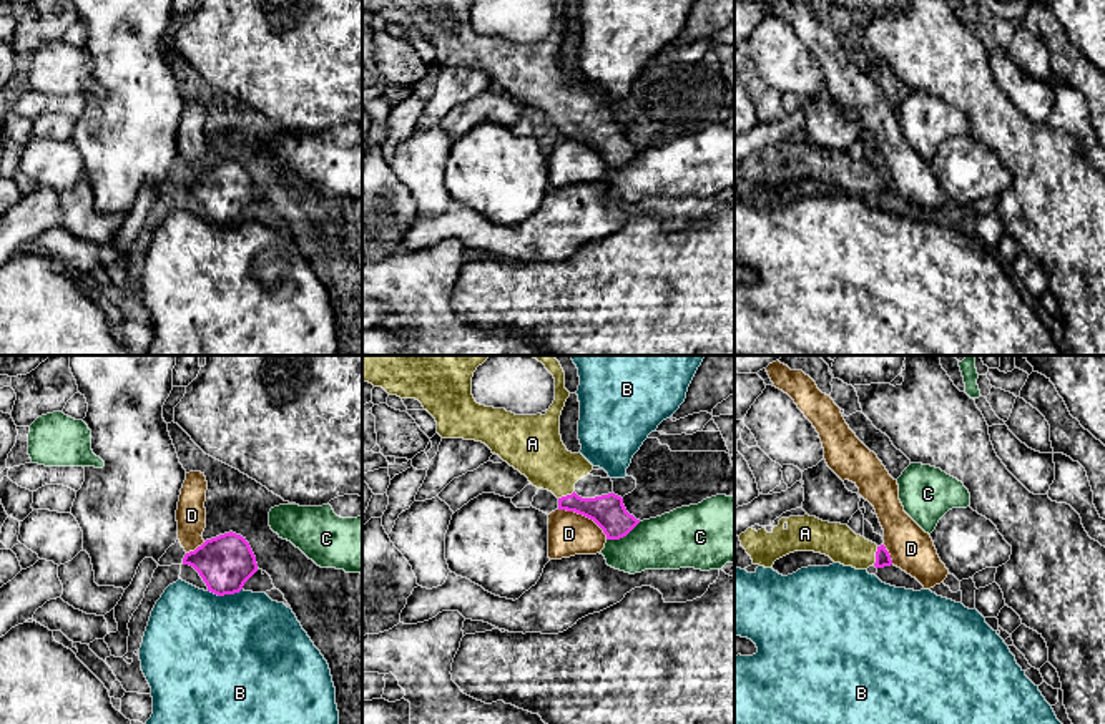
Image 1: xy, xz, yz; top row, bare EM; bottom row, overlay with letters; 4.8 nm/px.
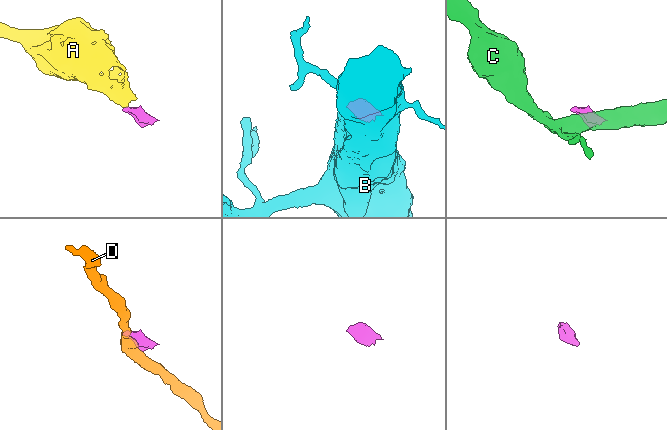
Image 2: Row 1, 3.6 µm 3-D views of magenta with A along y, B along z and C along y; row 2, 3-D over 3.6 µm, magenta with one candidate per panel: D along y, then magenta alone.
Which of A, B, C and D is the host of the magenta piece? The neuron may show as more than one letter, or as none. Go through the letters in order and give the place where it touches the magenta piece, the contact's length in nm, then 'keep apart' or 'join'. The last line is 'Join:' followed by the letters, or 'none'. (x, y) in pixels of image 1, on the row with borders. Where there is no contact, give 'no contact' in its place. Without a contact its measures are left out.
A: meets magenta in yz at (876, 555); contact 90 nm long; join
B: meets magenta in xy at (225, 593); contact 170 nm long; keep apart
C: meets magenta in xz at (623, 535); contact 190 nm long; keep apart
D: meets magenta in xz at (585, 515); contact 280 nm long; keep apart
Join: A

